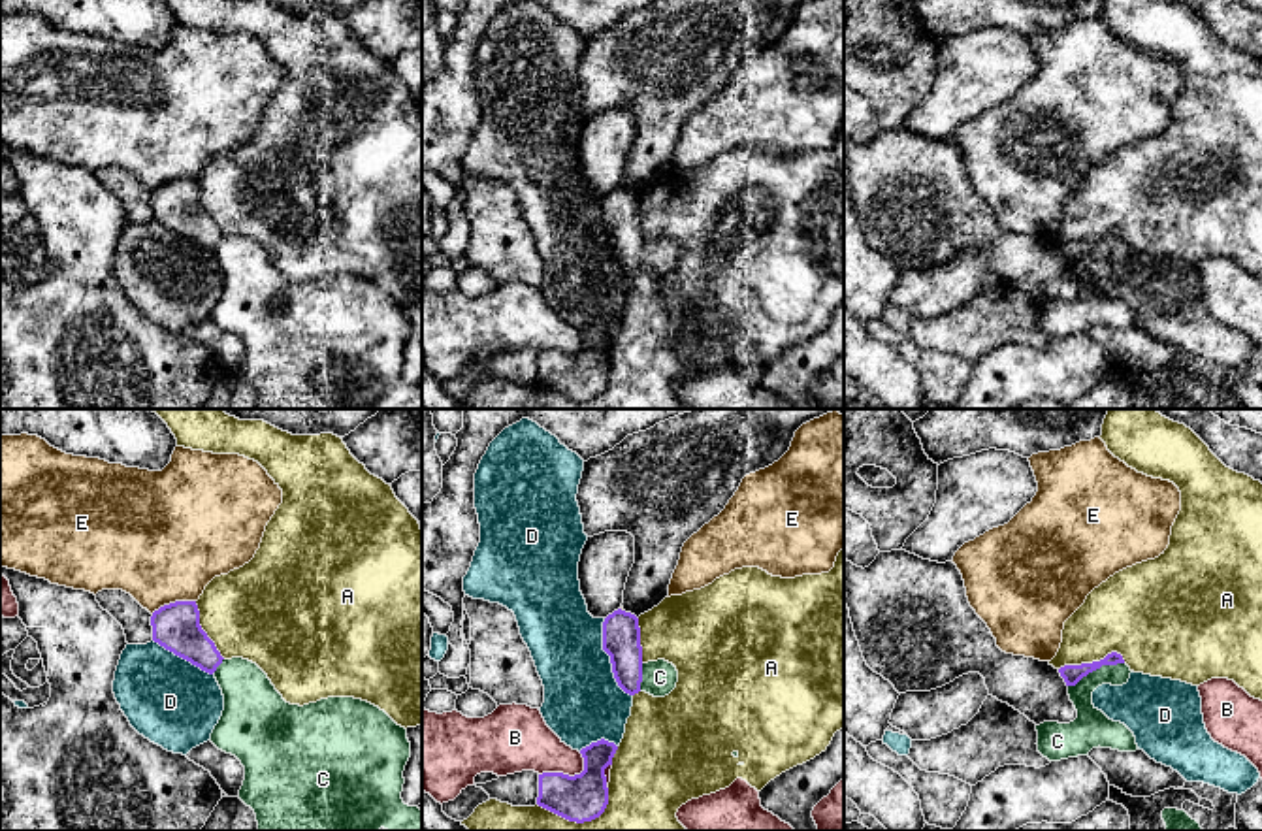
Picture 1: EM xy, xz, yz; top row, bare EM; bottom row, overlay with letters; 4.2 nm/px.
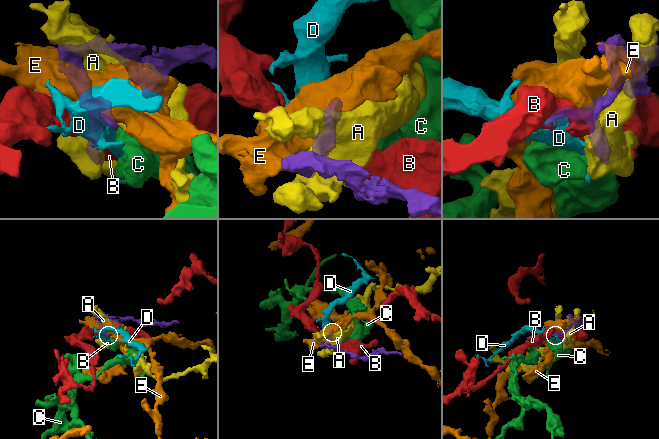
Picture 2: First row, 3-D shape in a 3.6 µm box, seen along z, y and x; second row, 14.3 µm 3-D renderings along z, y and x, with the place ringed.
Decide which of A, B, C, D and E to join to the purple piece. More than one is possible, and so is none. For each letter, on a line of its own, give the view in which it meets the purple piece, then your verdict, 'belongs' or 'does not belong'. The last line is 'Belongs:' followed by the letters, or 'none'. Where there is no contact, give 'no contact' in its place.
A: meets purple in yz; does not belong
B: meets purple in xz; does not belong
C: meets purple in yz; does not belong
D: meets purple in xz; does not belong
E: meets purple in xy; does not belong
Belongs: none

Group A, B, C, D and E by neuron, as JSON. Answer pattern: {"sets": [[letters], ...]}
{"sets": [["A"], ["B"], ["C"], ["D"], ["E"]]}

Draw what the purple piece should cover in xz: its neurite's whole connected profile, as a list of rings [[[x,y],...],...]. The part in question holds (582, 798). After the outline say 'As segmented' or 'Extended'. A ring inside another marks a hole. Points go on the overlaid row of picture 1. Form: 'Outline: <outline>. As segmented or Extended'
Outline: [[[601,739],[580,750],[584,758],[584,771],[580,774],[574,774],[574,776],[569,776],[563,773],[539,774],[537,805],[576,823],[584,823],[599,818],[608,805],[605,769],[612,765],[612,758],[616,750],[618,746],[614,742]]]. As segmented

